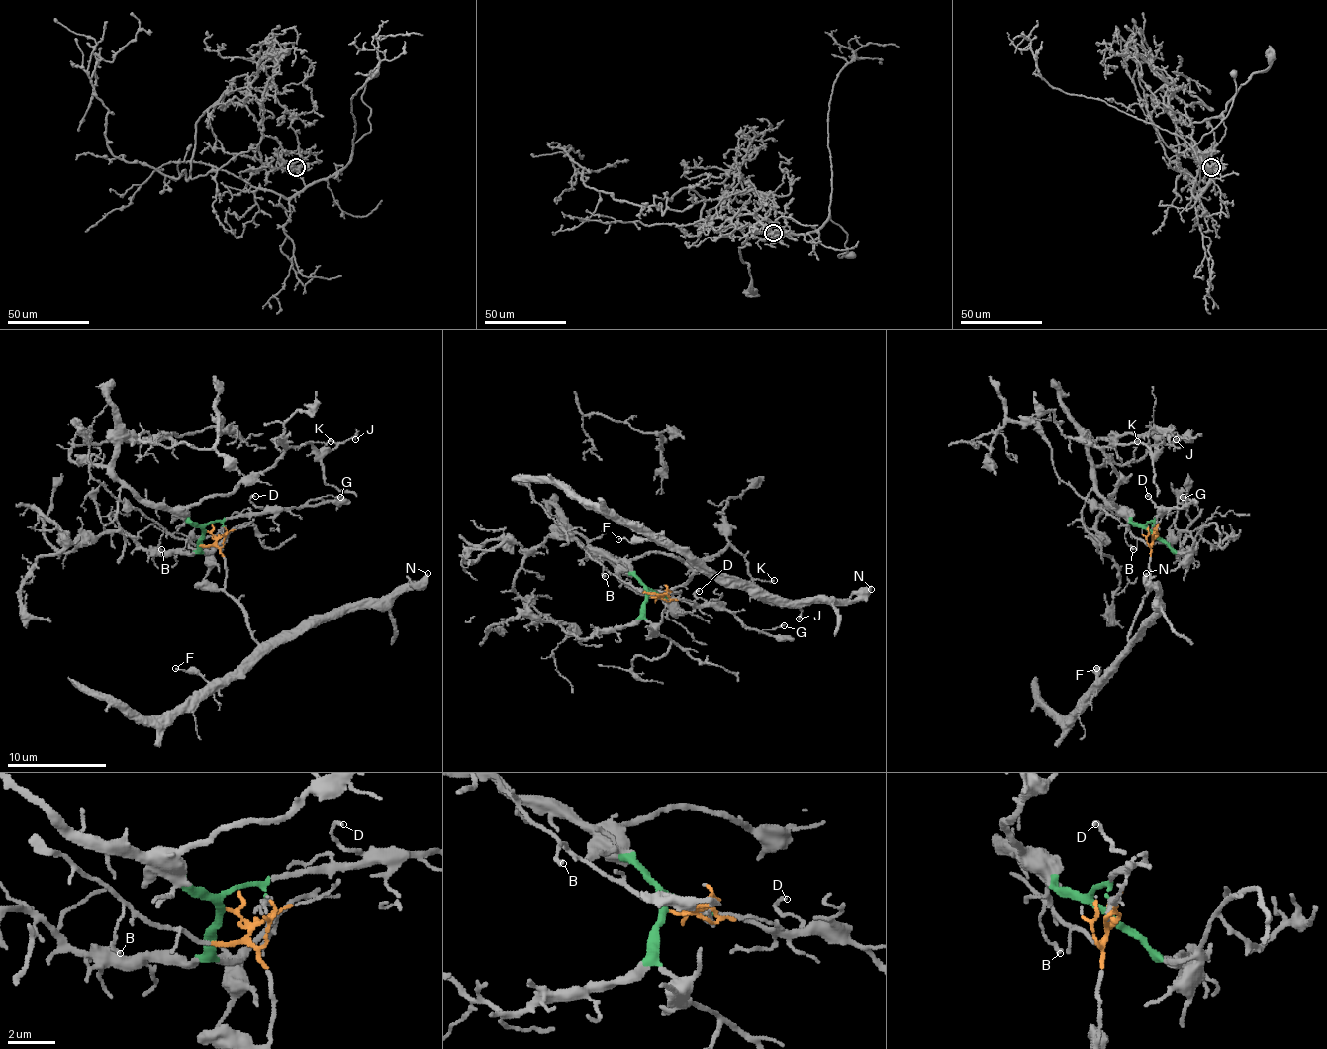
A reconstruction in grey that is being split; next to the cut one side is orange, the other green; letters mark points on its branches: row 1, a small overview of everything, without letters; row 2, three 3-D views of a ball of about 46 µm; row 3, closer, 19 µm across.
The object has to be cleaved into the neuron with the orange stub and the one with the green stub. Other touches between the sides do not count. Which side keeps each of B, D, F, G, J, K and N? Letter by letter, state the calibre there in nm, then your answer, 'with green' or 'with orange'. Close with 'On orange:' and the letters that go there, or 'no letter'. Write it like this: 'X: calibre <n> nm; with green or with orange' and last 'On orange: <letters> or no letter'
B: calibre 140 nm; with orange
D: calibre 140 nm; with green
F: calibre 110 nm; with orange
G: calibre 130 nm; with green
J: calibre 80 nm; with green
K: calibre 130 nm; with green
N: calibre 420 nm; with orange
On orange: B, F, N

